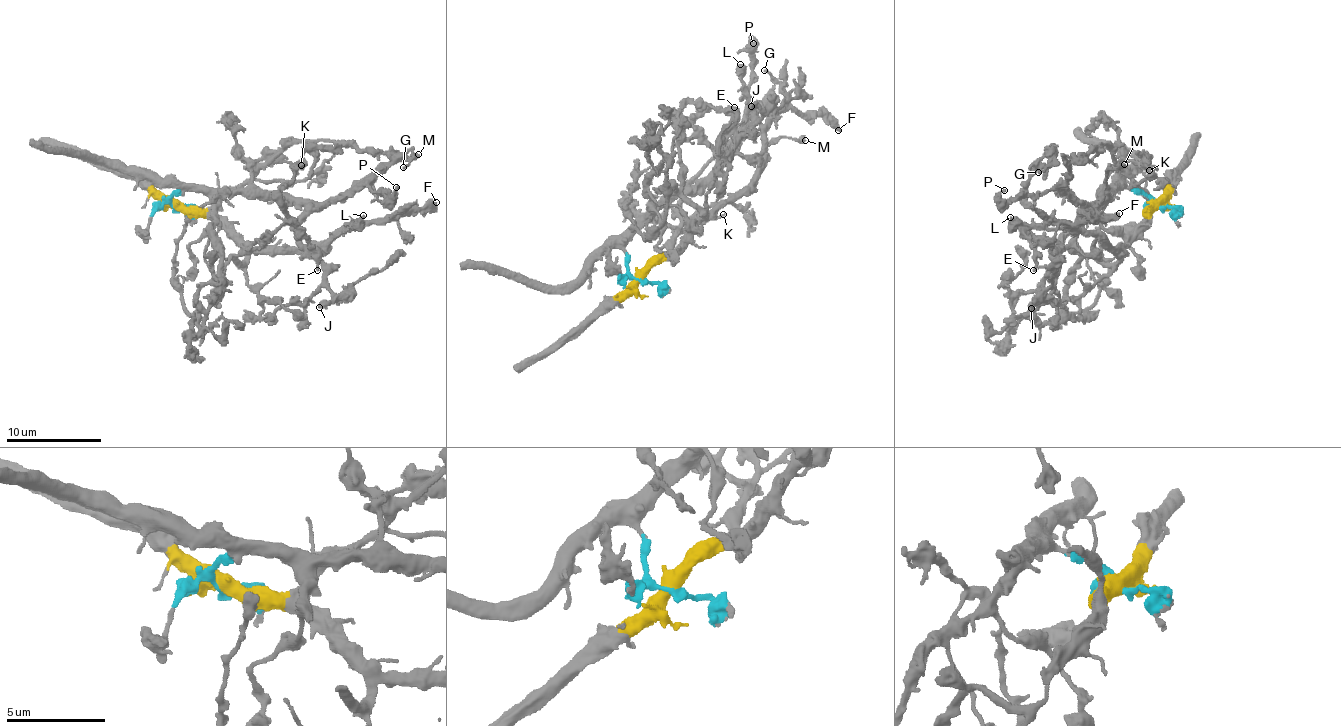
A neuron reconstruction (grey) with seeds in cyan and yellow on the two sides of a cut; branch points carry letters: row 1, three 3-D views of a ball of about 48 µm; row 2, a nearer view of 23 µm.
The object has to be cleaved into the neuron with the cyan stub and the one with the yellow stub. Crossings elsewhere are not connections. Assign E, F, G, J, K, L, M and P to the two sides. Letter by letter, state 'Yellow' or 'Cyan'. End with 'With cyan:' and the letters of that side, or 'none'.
E: Yellow
F: Yellow
G: Cyan
J: Cyan
K: Cyan
L: Yellow
M: Cyan
P: Cyan
With cyan: G, J, K, M, P

